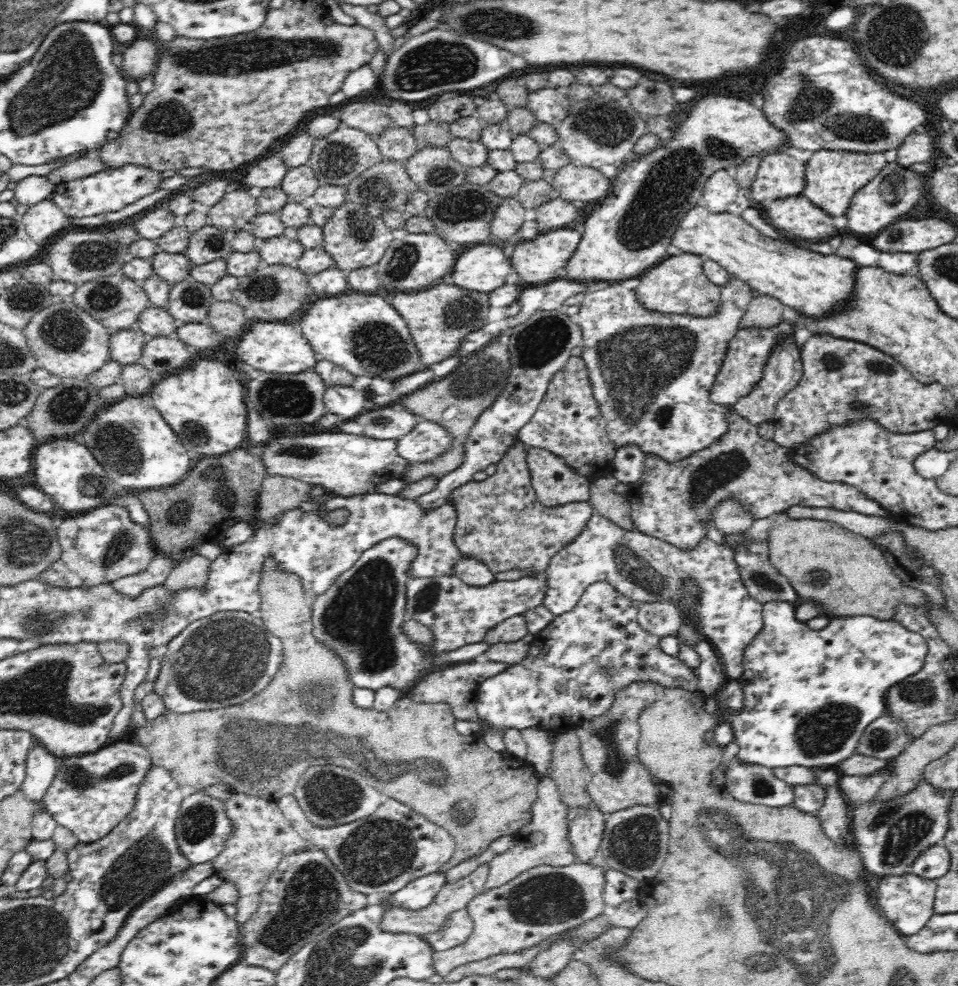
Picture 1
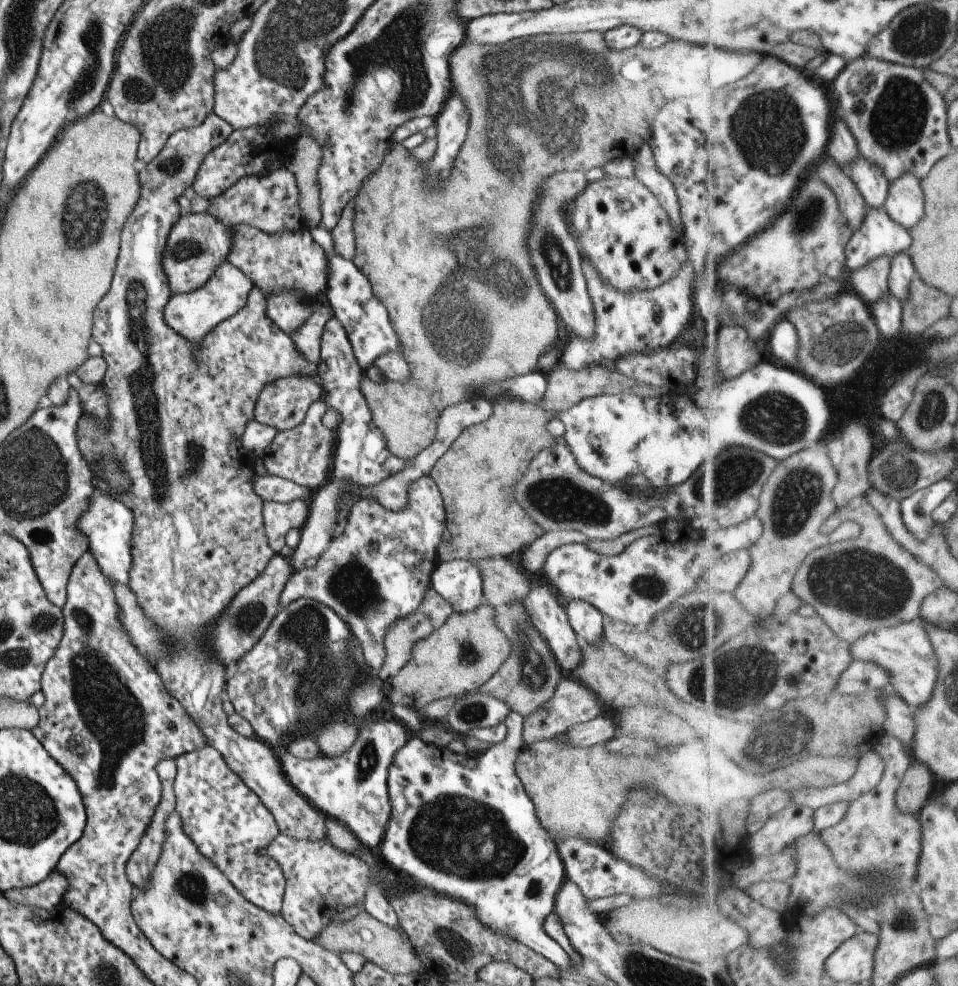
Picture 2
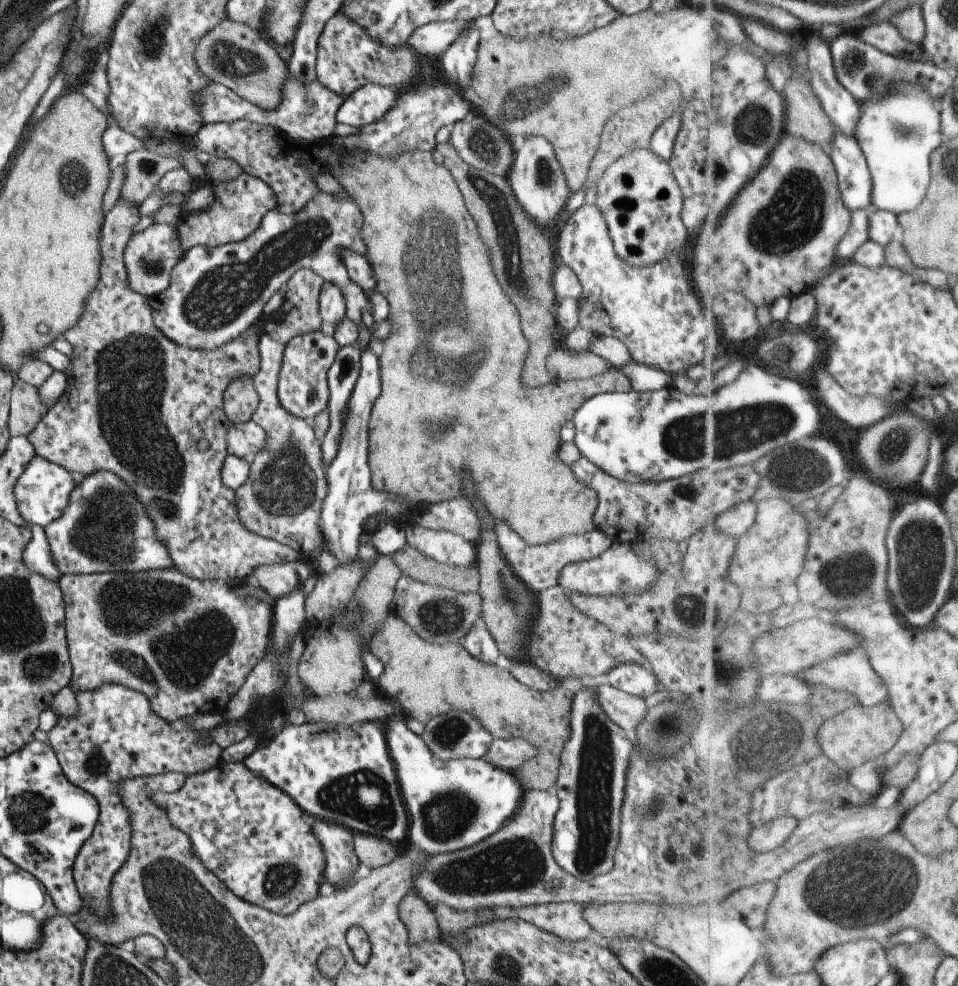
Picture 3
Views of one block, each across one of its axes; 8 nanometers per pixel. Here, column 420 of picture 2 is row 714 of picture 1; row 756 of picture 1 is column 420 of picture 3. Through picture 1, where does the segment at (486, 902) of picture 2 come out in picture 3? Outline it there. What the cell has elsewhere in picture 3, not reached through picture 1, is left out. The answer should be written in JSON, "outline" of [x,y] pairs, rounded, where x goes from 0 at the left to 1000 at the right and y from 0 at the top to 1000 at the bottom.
{"outline":[[[420,725],[406,726],[401,732],[401,739],[418,806],[424,819],[426,848],[423,853],[428,859],[439,861],[445,868],[475,864],[508,850],[534,829],[546,804],[534,784],[517,779],[504,770],[458,771],[448,763],[439,747],[425,738]]]}

